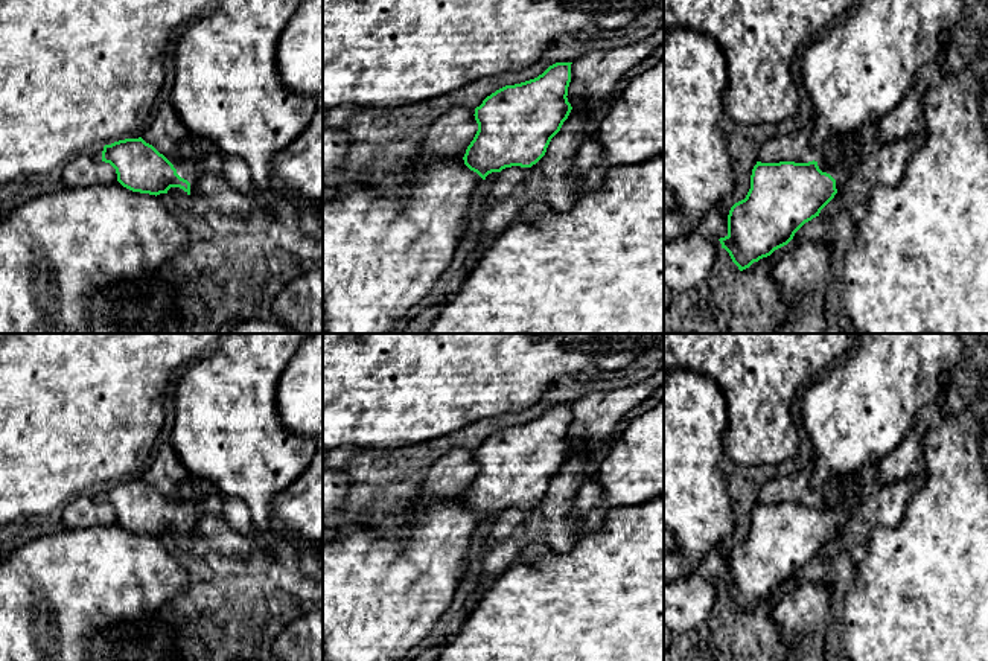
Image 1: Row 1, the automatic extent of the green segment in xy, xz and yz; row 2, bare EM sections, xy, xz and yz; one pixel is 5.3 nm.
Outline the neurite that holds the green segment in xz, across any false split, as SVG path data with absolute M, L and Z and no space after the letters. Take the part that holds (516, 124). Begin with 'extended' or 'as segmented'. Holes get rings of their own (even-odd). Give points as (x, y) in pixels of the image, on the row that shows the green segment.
as segmented; M556 62L534 79L487 96L475 108L478 131L464 164L483 180L505 168L536 164L572 110L566 97L571 64Z

